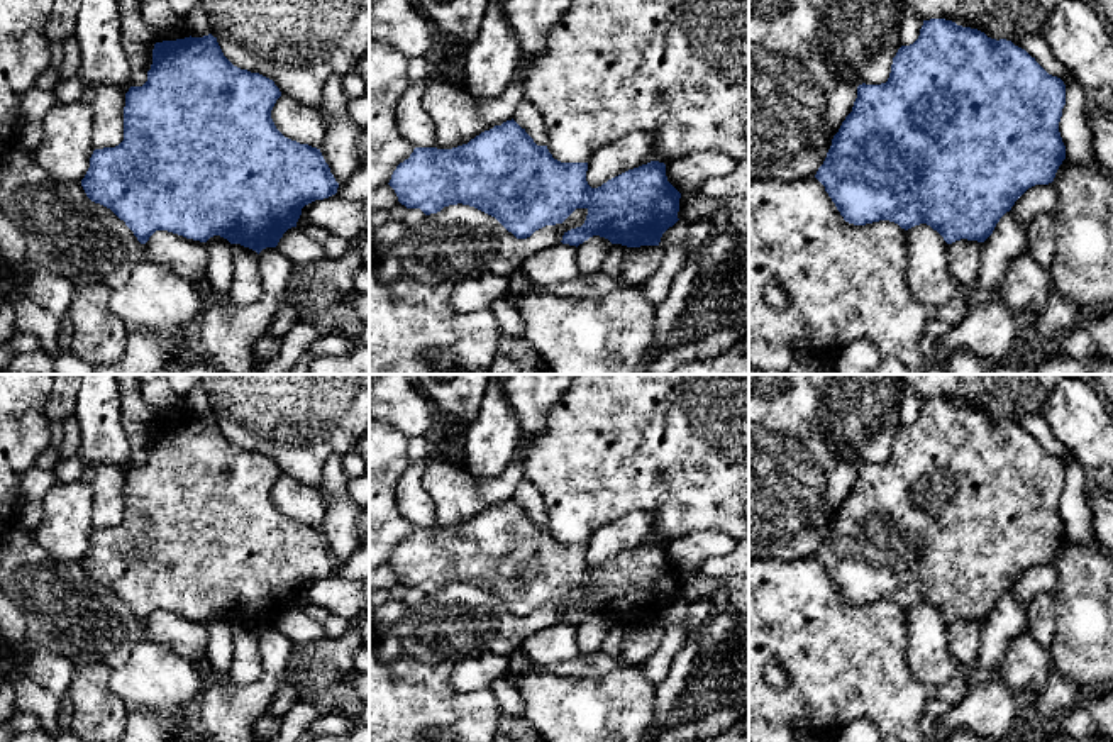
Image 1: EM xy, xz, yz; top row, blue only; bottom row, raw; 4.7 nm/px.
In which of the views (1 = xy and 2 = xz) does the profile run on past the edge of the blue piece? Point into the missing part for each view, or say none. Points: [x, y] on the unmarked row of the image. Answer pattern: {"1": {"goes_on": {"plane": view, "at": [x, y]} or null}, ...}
{"1": {"goes_on": null}, "2": {"goes_on": null}}

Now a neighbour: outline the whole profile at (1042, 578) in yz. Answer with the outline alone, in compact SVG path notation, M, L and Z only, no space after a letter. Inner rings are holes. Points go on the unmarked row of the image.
M1055 562L1035 564L1028 568L1011 586L1011 595L1018 603L1028 606L1032 600L1044 593L1054 593L1059 573Z

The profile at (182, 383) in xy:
M161 374L180 398L185 398L197 385L202 383L202 374Z

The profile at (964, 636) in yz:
M961 618L947 625L949 649L954 659L967 671L983 647L984 622Z

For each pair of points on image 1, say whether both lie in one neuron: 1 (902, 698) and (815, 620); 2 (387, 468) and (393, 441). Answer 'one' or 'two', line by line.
1: one
2: one

